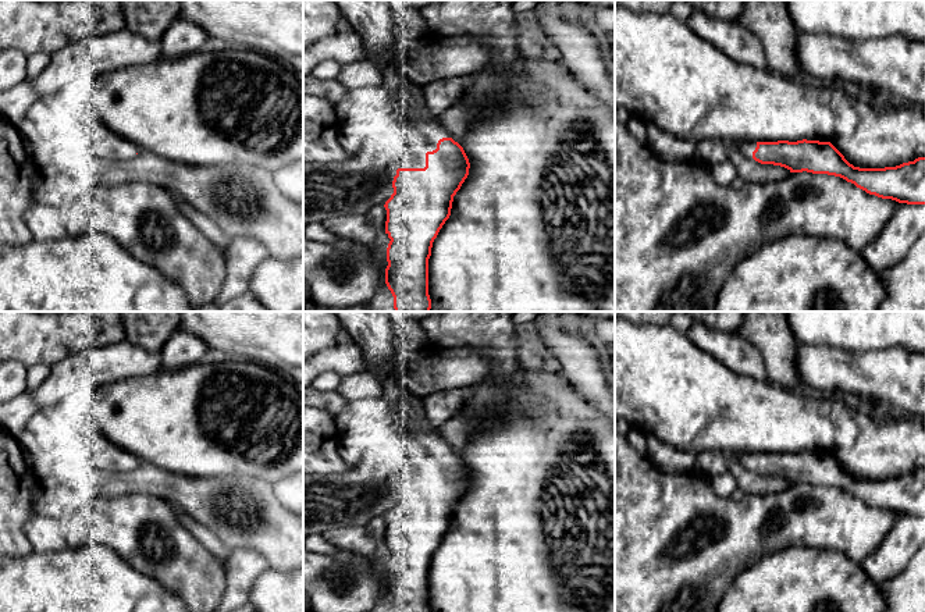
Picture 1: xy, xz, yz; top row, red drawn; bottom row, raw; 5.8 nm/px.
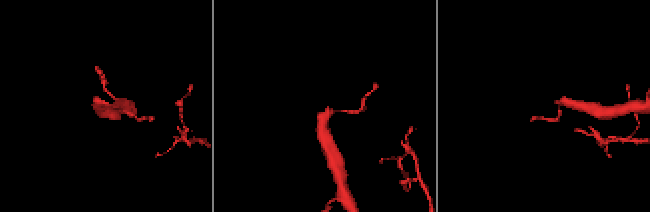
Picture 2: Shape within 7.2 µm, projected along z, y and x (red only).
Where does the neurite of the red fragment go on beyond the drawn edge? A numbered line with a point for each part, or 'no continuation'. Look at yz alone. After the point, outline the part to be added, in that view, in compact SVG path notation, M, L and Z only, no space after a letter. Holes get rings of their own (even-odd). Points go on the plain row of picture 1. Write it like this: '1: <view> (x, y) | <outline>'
1: yz (747, 459) | M739 453L737 459L750 470L753 470L753 463L757 459L757 453Z

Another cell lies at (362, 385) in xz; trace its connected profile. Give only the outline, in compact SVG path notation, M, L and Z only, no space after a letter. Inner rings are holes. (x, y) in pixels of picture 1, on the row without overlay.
M369 371L341 377L337 392L346 401L376 399L383 395L381 381Z

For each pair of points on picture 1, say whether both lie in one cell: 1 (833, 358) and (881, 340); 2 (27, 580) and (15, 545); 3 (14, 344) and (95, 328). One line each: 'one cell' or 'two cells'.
1: two cells
2: two cells
3: one cell

